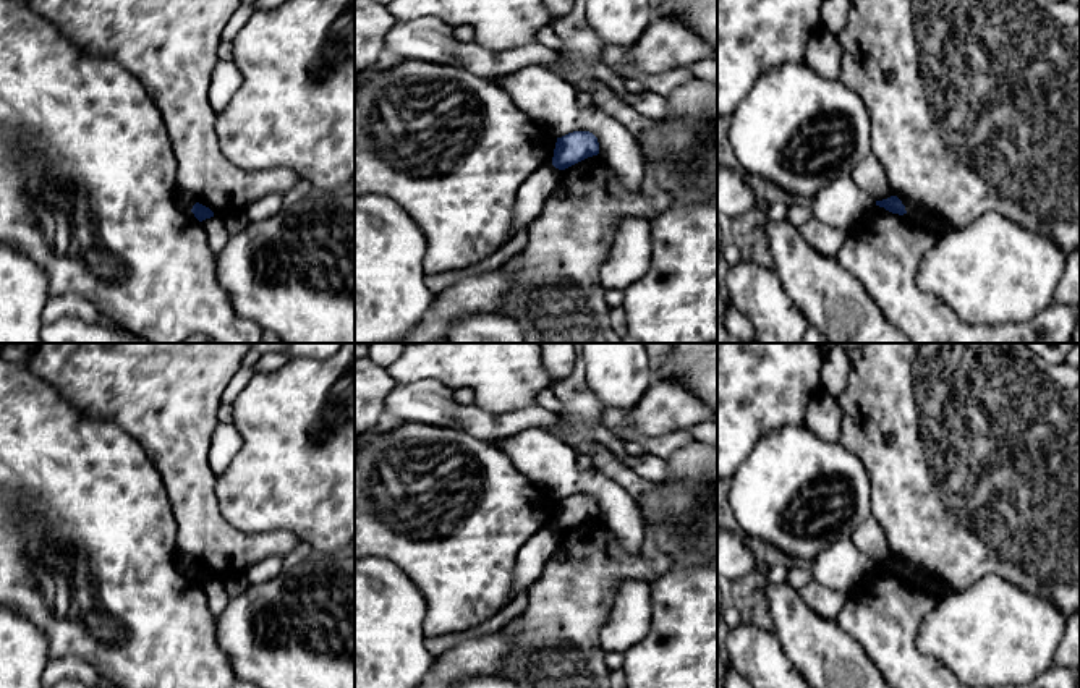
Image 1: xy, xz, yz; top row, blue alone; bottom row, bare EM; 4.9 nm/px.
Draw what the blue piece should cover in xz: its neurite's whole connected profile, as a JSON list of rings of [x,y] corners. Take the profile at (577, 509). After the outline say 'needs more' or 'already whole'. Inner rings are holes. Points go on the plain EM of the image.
[[[573,494],[557,500],[552,528],[565,533],[588,520],[599,516],[597,500],[589,494]]]; already whole

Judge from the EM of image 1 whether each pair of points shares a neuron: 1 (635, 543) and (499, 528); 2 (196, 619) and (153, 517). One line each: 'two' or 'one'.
1: two
2: one

